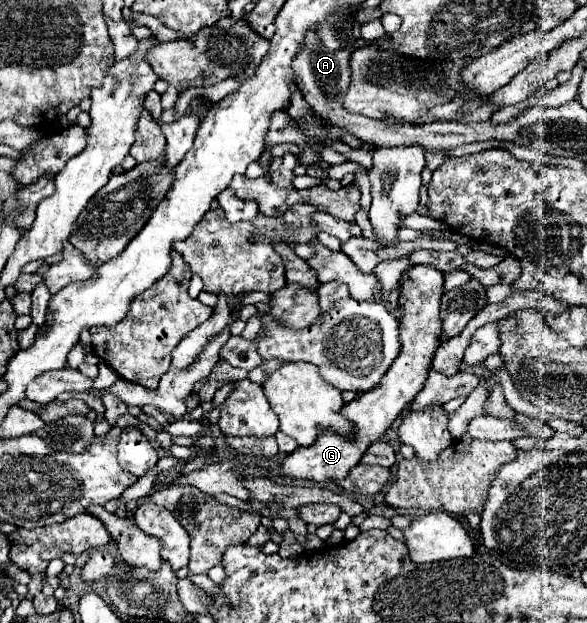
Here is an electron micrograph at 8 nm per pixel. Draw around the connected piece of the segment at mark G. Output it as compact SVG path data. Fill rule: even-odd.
M411 266L407 270L407 280L403 280L399 298L399 302L403 304L403 320L401 320L403 348L395 358L395 364L391 364L387 374L381 378L379 386L359 394L353 402L341 408L341 416L353 422L353 432L349 436L331 430L319 430L319 436L311 446L301 446L285 458L283 474L293 478L309 478L315 482L343 478L363 458L363 452L369 448L369 444L379 440L387 432L387 428L397 420L403 408L407 408L411 400L423 390L423 384L427 380L433 354L439 348L439 336L443 324L439 318L441 296L443 296L443 272L435 270L433 266Z

